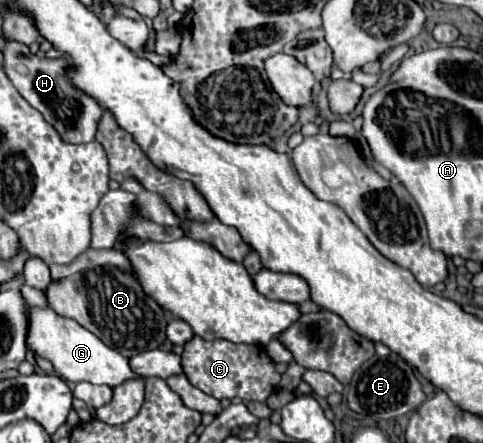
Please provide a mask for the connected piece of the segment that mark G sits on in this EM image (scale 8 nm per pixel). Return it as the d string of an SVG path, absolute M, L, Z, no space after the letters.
M30 308L30 326L28 326L28 348L38 356L48 358L56 374L68 382L90 382L106 384L110 388L120 386L128 378L140 378L130 368L130 360L120 352L108 348L98 336L82 328L78 322L58 316L52 308Z

